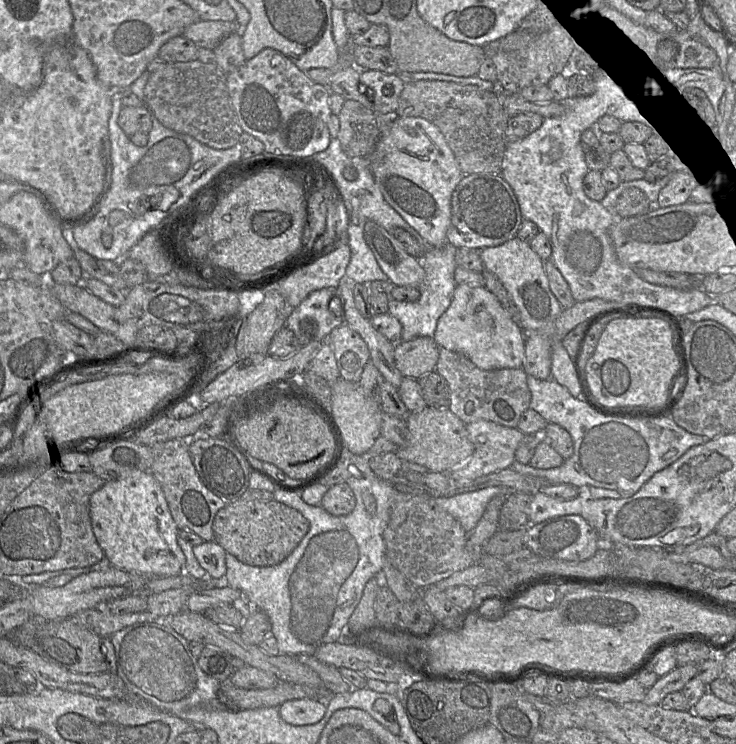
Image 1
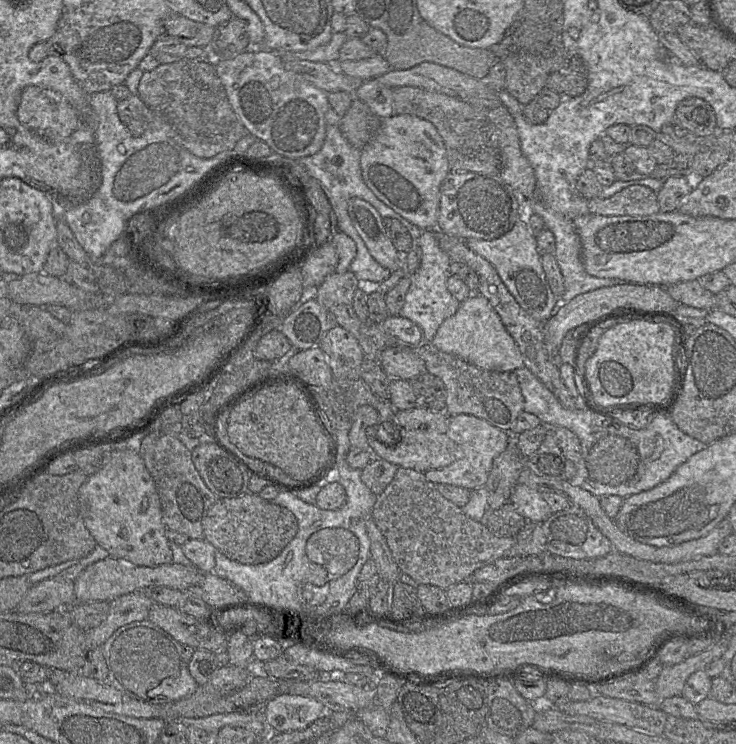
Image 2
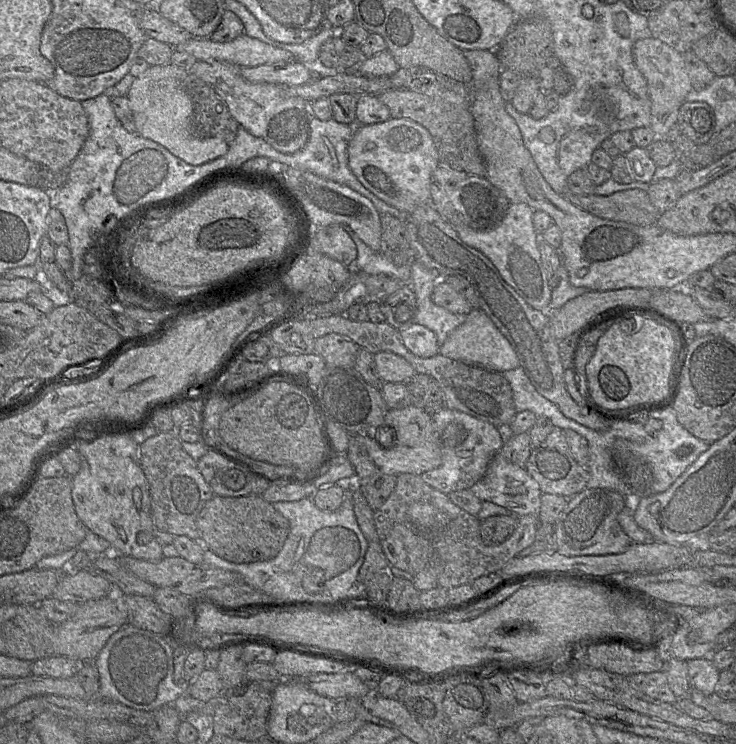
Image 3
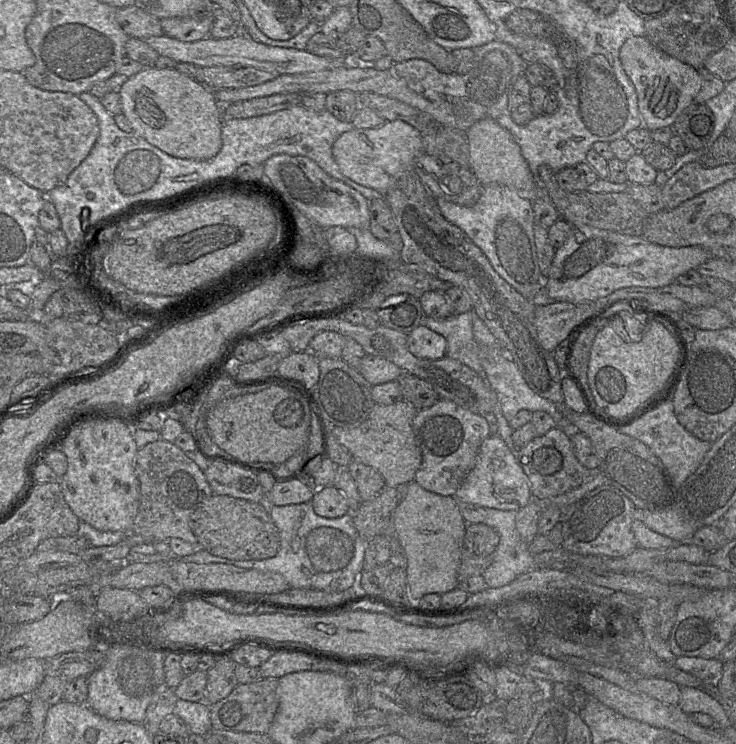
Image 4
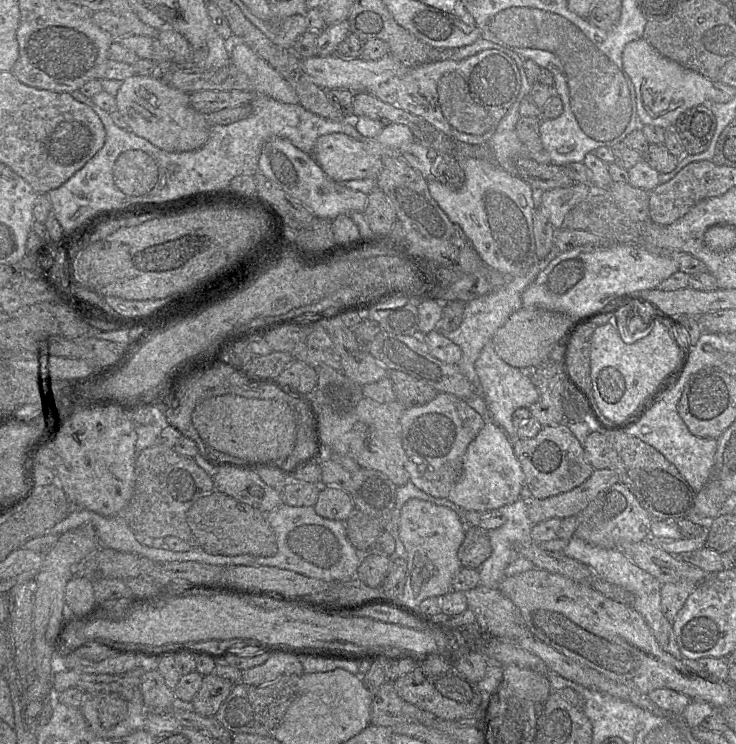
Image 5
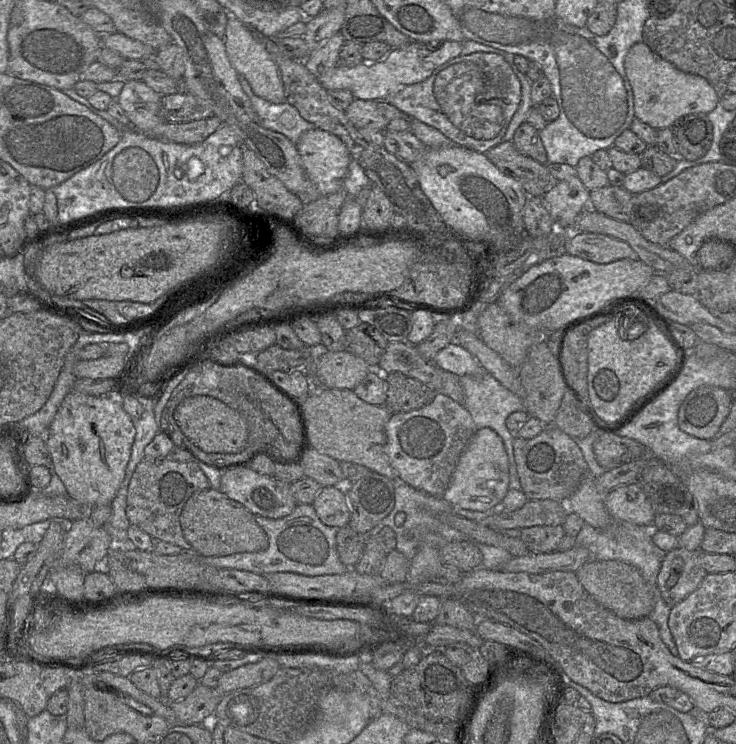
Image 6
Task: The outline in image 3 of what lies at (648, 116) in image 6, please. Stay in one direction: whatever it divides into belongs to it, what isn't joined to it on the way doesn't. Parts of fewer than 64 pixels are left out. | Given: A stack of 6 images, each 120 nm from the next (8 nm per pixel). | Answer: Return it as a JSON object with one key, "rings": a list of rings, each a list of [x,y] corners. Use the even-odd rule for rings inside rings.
{"rings":[[[656,38],[637,40],[632,47],[634,63],[647,82],[651,100],[650,128],[659,138],[664,138],[676,124],[681,105],[687,94],[693,89],[687,73],[683,54]]]}

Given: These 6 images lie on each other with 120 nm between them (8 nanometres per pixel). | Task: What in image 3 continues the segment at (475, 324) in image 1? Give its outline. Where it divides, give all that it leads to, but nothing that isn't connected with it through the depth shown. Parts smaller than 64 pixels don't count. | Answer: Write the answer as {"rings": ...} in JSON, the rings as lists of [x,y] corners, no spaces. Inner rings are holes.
{"rings":[[[473,308],[463,324],[454,329],[439,347],[439,354],[467,365],[503,373],[517,368],[519,360],[509,341],[480,308]]]}

